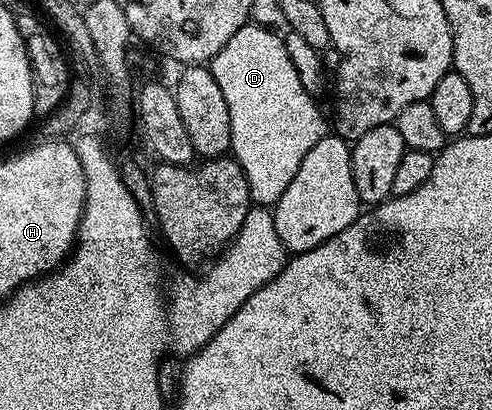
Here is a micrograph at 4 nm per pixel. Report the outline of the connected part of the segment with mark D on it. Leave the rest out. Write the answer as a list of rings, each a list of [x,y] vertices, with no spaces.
[[[255,22],[244,24],[226,45],[210,61],[210,70],[214,81],[218,81],[218,89],[222,89],[222,97],[226,97],[226,109],[230,109],[230,148],[231,158],[242,169],[248,182],[248,198],[253,204],[271,208],[286,191],[286,185],[298,173],[298,165],[302,165],[302,157],[318,145],[330,127],[324,124],[324,115],[318,104],[312,100],[310,92],[304,88],[300,80],[300,71],[294,60],[288,56],[288,47],[272,31],[264,27],[255,27]]]

